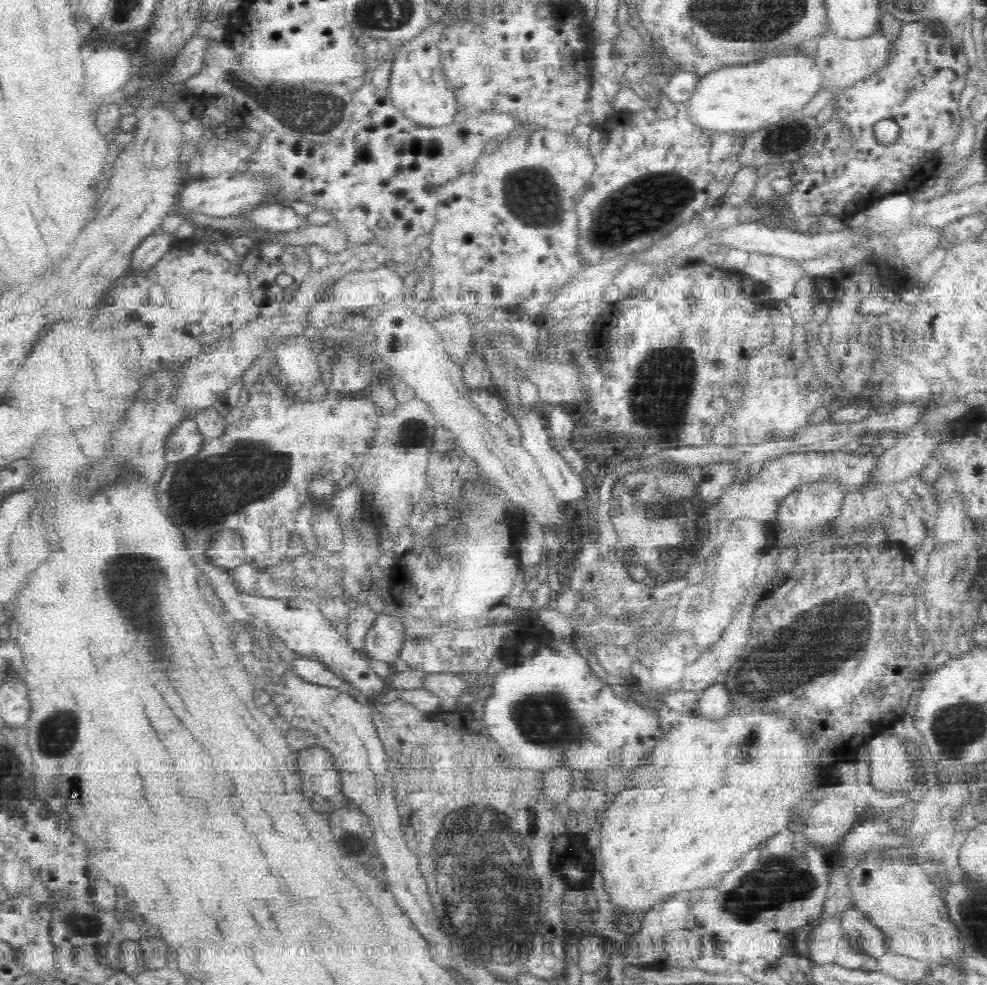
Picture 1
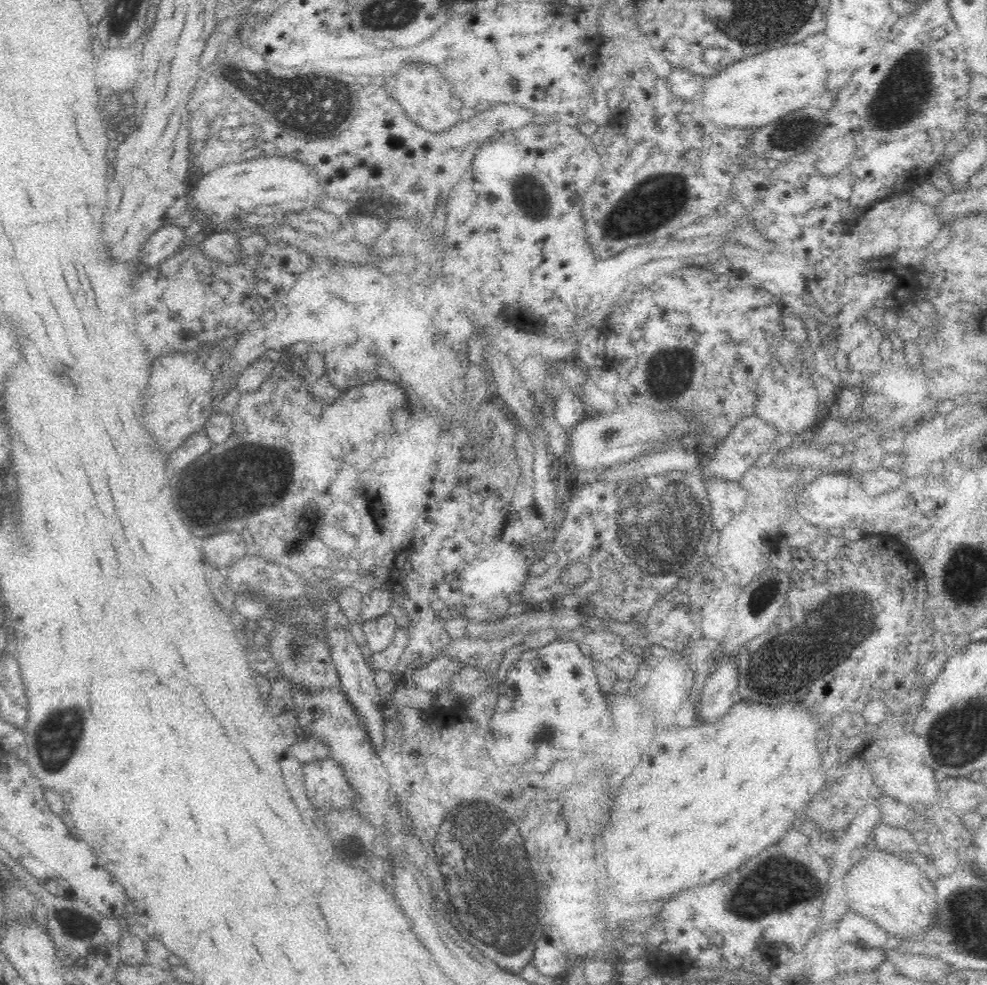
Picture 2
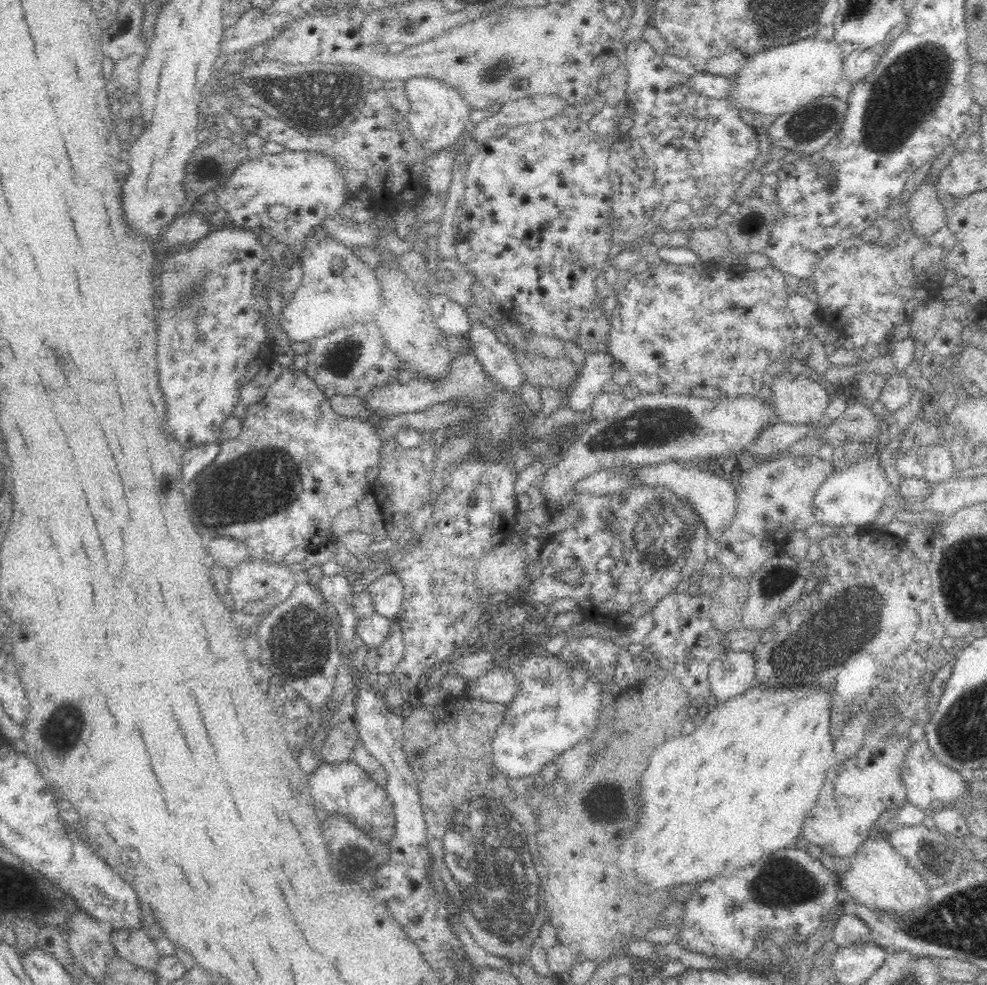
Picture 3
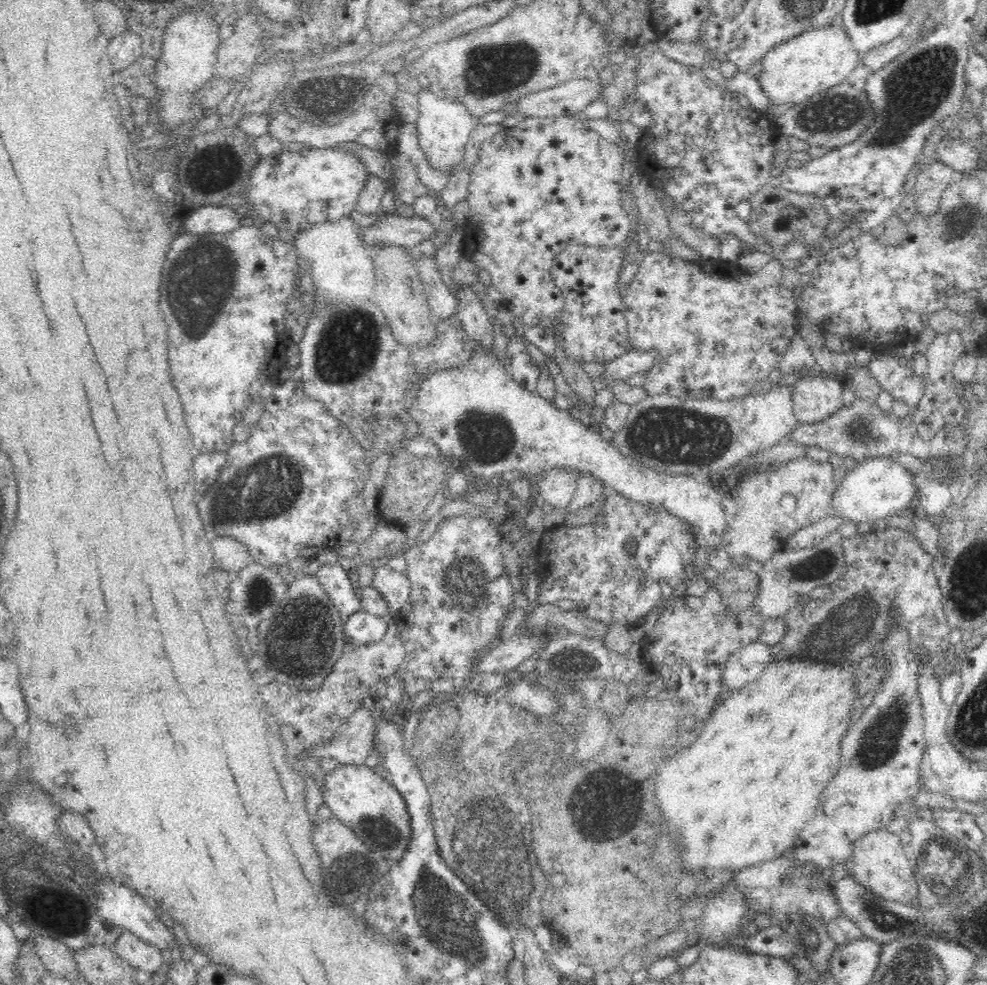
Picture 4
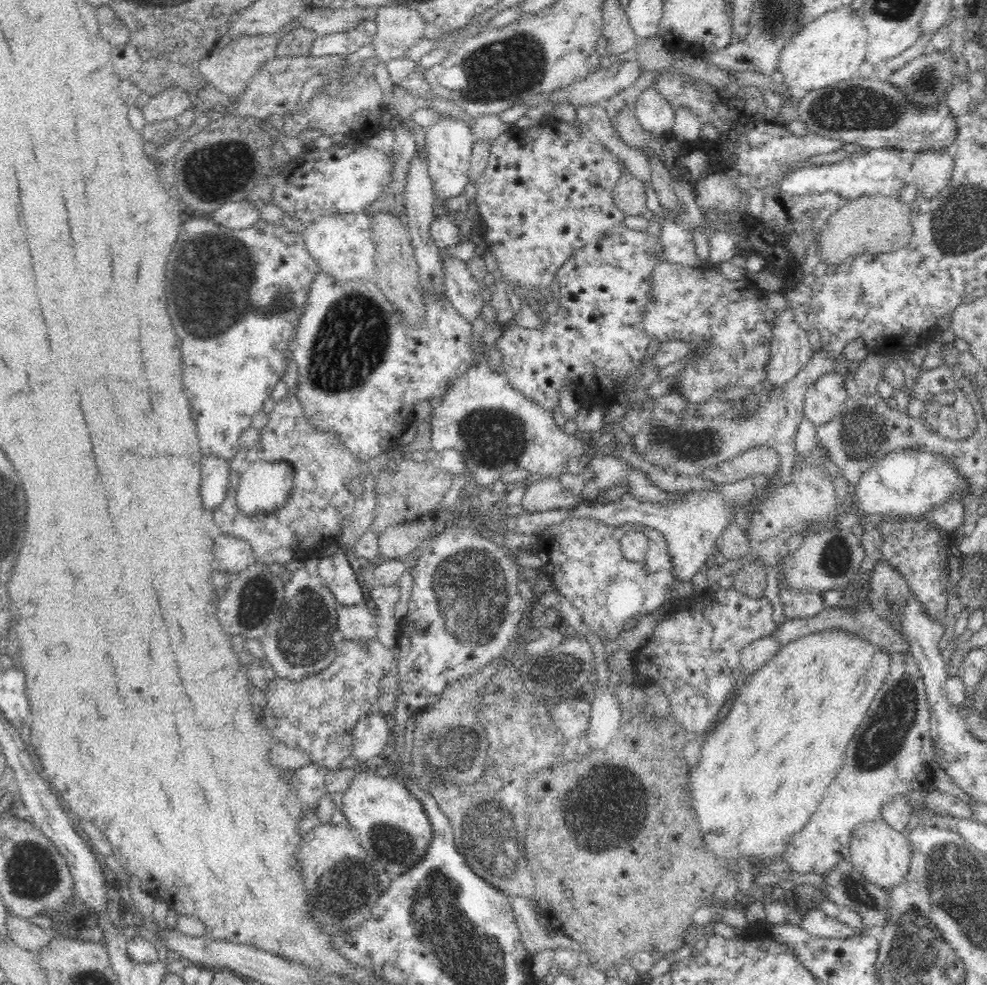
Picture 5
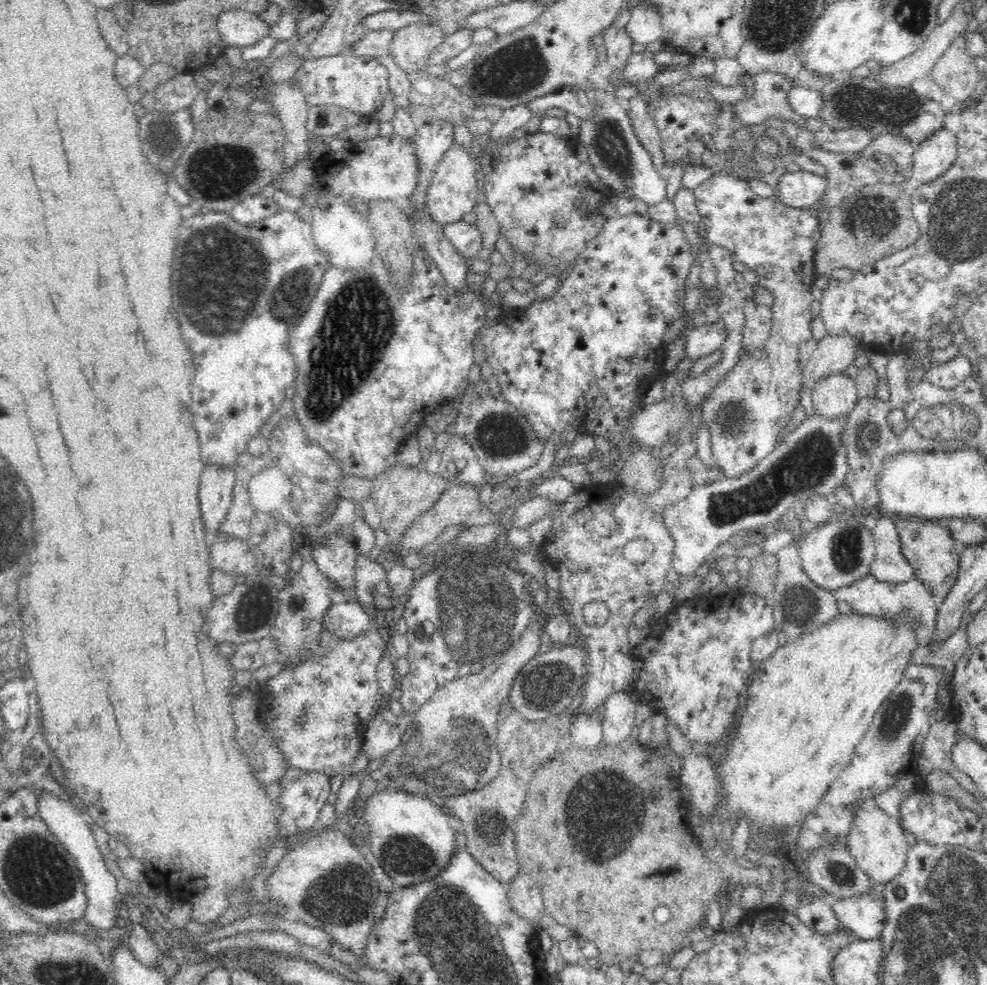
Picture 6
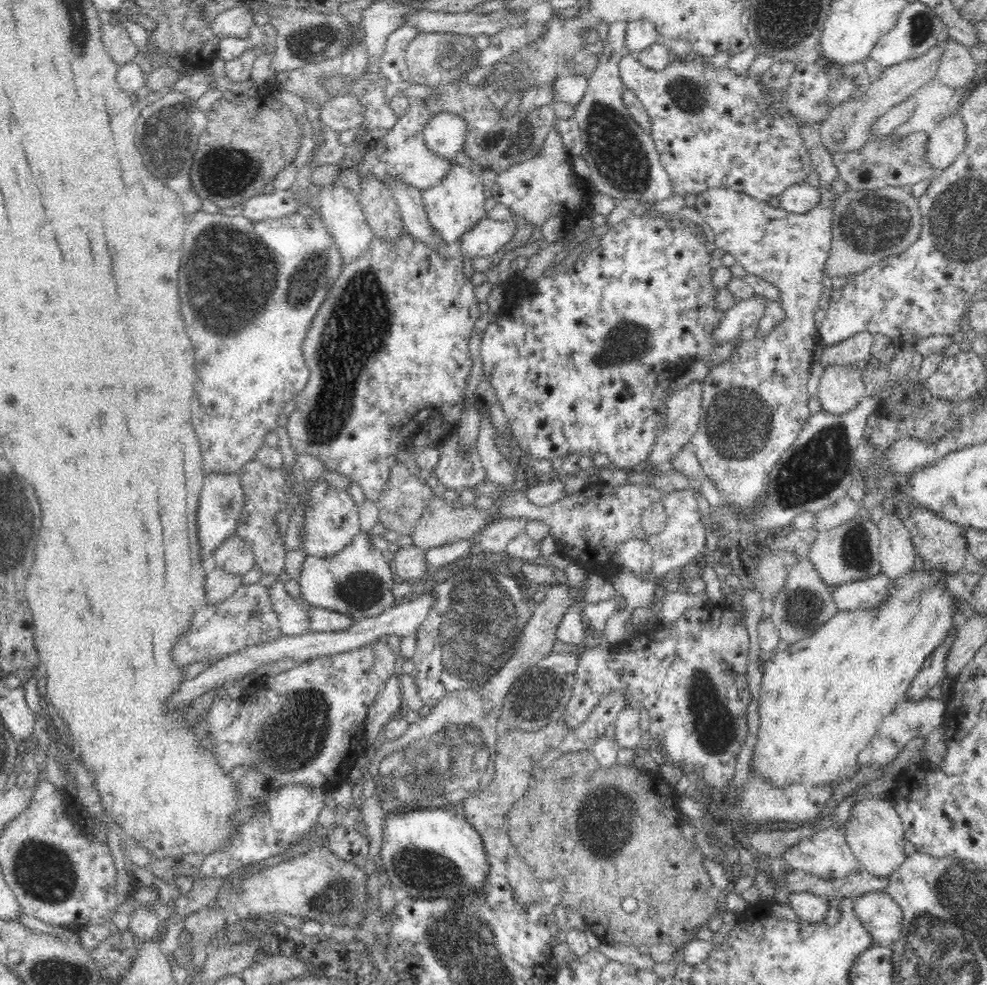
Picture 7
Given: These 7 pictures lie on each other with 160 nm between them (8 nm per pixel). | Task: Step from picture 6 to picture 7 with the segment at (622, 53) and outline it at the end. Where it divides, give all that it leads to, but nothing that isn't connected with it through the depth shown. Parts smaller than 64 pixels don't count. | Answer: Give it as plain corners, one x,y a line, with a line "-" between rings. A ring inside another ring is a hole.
628,55
622,58
619,70
620,79
624,87
636,95
649,115
651,121
651,136
659,152
661,163
669,174
674,195
680,195
684,198
688,193
691,193
698,196
700,192
706,192
706,190
712,187
728,187
728,189
735,190
735,192
740,194
748,194
751,198
769,203
770,200
772,200
772,196
780,196
782,192
786,192
786,187
802,181
814,181
817,178
818,173
815,171
810,155
807,154
806,147
804,147
800,130
802,130
806,124
815,126
815,128
819,130
820,124
828,118
827,116
830,115
830,112
838,109
838,105
826,103
826,96
828,96
832,79
828,76
828,70
826,70
826,68
824,69
826,65
830,64
822,58
813,64
798,65
793,73
792,79
790,79
788,89
785,91
785,96
780,101
775,101
774,103
766,97
760,76
750,77
748,72
744,75
736,75
732,73
732,69
728,69
727,67
716,69
710,64
708,58
700,57
699,55
691,55
682,59
674,58
665,70
660,71
646,69
646,67
638,63
635,56

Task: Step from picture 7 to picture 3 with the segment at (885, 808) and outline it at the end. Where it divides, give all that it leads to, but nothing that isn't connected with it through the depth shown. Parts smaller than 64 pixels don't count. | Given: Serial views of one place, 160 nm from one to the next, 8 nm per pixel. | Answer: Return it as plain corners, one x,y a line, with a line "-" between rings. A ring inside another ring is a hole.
887,828
864,841
852,858
841,866
839,885
844,899
853,899
862,906
896,914
912,912
930,900
930,888
917,868
890,843

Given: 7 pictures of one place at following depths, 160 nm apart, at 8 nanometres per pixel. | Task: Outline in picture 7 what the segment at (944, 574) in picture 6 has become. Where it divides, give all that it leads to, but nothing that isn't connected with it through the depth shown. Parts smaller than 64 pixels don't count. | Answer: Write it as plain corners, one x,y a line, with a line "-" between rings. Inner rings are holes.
923,506
913,507
911,515
903,519
905,527
912,535
912,543
916,555
922,558
926,568
936,572
944,571
946,575
955,576
964,566
964,560
968,556
968,542
966,540
966,527
952,523
940,514
936,514

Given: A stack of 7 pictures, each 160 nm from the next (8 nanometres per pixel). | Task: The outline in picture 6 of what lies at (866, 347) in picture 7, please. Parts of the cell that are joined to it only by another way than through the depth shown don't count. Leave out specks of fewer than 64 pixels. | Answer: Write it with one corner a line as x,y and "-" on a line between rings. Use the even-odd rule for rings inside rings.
826,335
818,341
808,364
803,370
802,386
812,389
814,383
829,374
844,373
863,348
862,342
852,336

